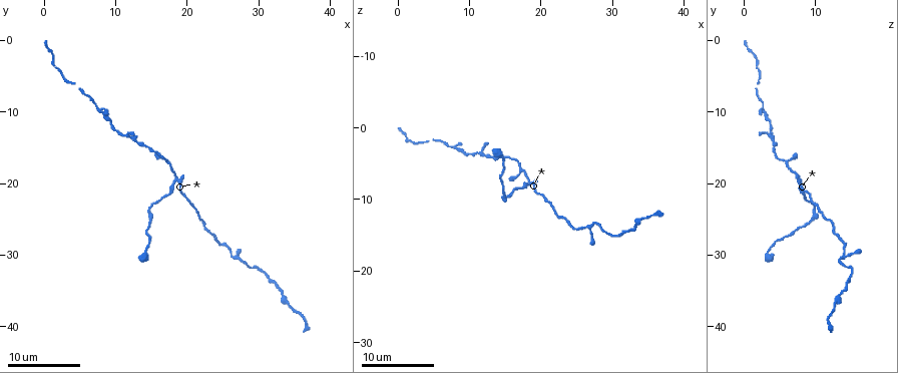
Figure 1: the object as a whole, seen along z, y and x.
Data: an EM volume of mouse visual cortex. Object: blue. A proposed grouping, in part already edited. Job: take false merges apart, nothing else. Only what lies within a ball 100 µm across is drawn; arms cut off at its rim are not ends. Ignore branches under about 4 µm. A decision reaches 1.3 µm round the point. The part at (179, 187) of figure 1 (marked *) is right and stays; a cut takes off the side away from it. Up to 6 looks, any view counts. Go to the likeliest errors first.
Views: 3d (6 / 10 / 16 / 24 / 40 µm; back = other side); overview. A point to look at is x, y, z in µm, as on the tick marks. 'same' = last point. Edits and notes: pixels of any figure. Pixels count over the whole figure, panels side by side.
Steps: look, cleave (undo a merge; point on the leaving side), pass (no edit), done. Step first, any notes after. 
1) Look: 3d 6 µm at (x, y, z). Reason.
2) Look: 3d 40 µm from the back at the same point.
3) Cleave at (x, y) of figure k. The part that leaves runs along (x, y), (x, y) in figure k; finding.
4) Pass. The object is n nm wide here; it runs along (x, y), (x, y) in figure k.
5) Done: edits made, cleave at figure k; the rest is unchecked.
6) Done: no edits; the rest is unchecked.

Look: 3d 16 µm at (18.5, 19.0, 7.5). Thick turns thin.

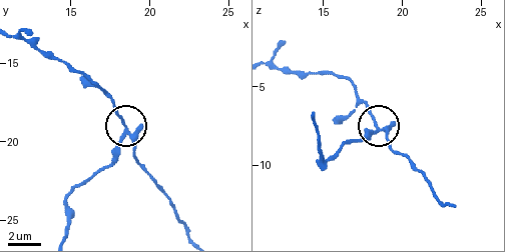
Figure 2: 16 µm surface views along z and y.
Cleave at (111, 152) of figure 2. The part that leaves runs along (124, 134), (116, 157), (69, 193), (67, 233) in figure 2; two cells meet here.

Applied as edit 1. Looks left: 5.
Look: 3d 6 µm at (27.5, 31.0, 13.0). Sudden change in width.

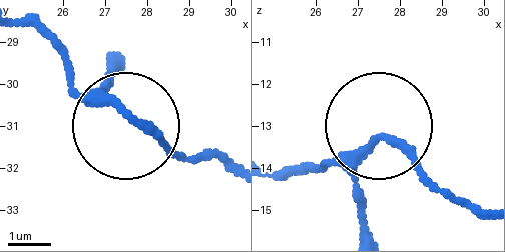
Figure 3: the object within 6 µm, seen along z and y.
Pass. It runs along (24, 21), (78, 89), (203, 157) in figure 3; all the same cell.

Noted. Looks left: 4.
Done: edits made, cleave at figure 2; the rest is unchecked.

